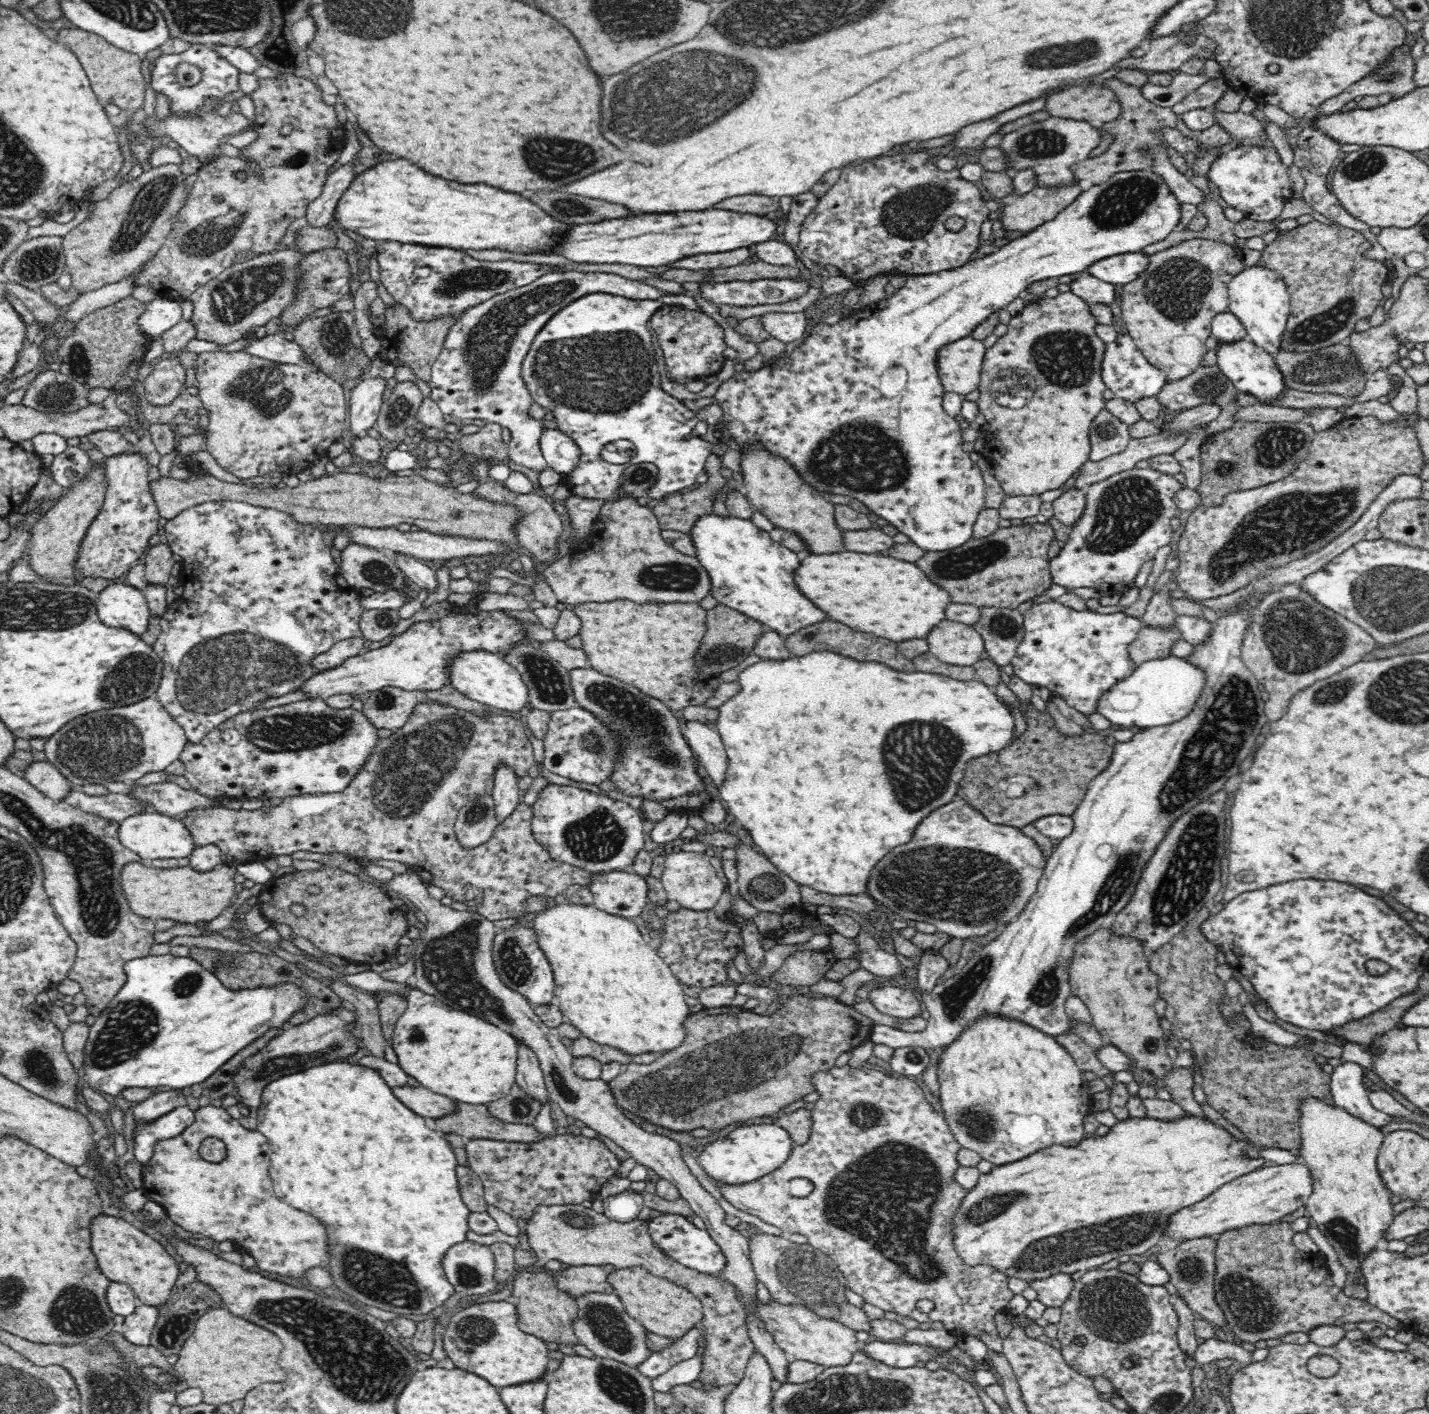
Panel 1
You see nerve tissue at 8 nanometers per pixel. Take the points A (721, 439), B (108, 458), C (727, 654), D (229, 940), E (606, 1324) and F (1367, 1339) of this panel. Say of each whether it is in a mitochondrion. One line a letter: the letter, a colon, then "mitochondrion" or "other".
A: other
B: other
C: mitochondrion
D: other
E: mitochondrion
F: other

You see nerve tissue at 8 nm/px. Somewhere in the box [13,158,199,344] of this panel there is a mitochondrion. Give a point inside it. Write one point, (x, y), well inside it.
(152, 199)

